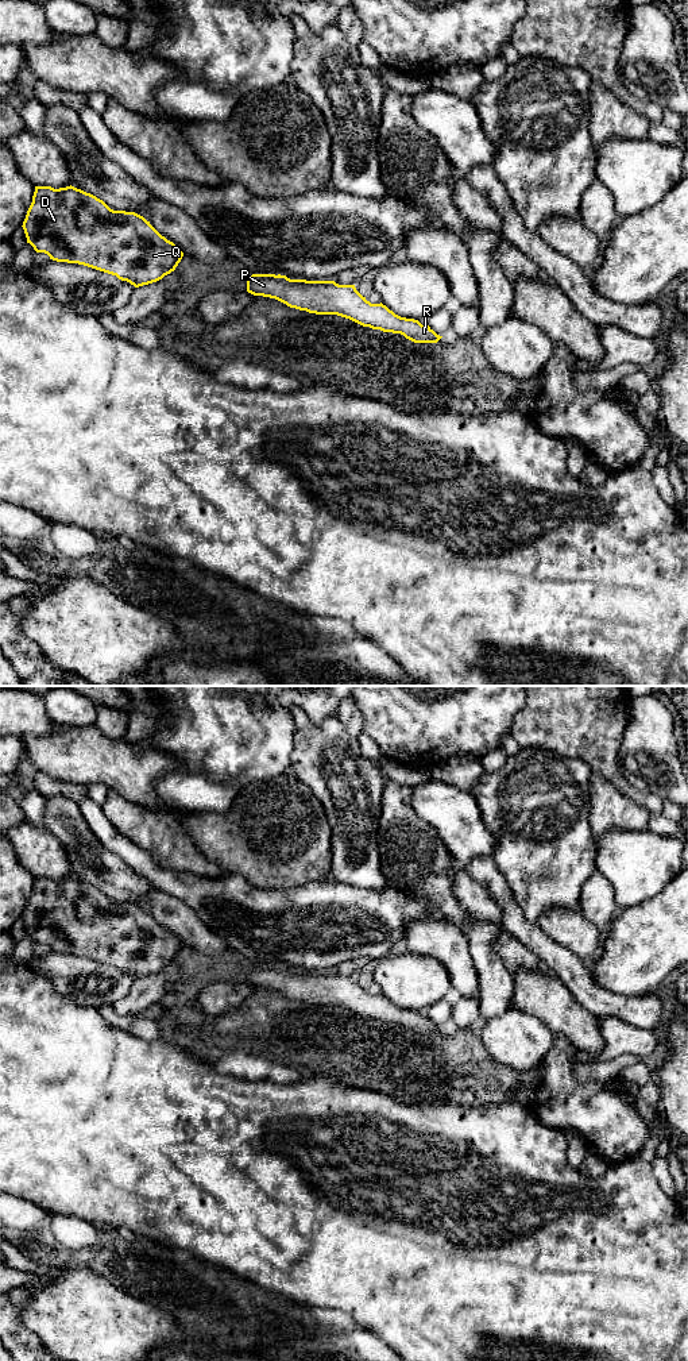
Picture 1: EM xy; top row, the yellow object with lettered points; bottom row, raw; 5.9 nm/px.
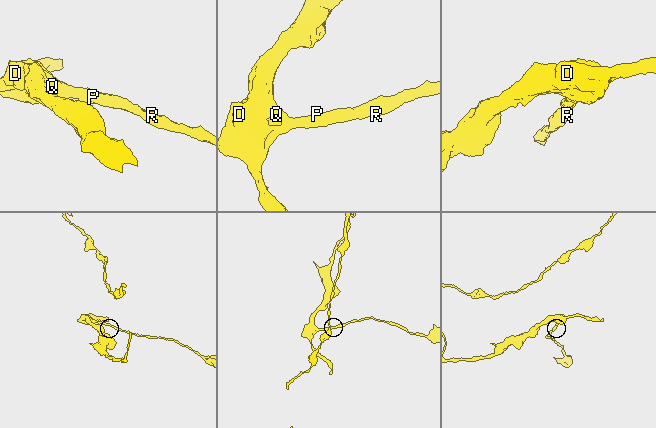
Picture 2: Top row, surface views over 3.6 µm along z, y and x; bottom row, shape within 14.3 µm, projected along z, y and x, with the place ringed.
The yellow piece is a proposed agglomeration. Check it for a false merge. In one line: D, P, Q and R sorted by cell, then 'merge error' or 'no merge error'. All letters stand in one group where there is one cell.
D P Q R; no merge error

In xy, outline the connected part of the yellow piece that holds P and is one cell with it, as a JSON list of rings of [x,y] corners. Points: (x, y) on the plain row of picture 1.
[[[252,965],[247,983],[275,990],[290,999],[316,1006],[337,1006],[363,1018],[401,1025],[414,1034],[437,1034],[442,1028],[418,1011],[395,1006],[386,996],[371,995],[355,976],[335,972],[290,971],[286,967]]]

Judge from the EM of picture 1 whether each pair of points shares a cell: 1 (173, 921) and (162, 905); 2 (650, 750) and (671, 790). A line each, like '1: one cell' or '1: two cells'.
1: one cell
2: one cell

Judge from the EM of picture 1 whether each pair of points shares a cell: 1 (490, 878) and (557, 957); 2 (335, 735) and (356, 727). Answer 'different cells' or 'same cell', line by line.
1: same cell
2: different cells

